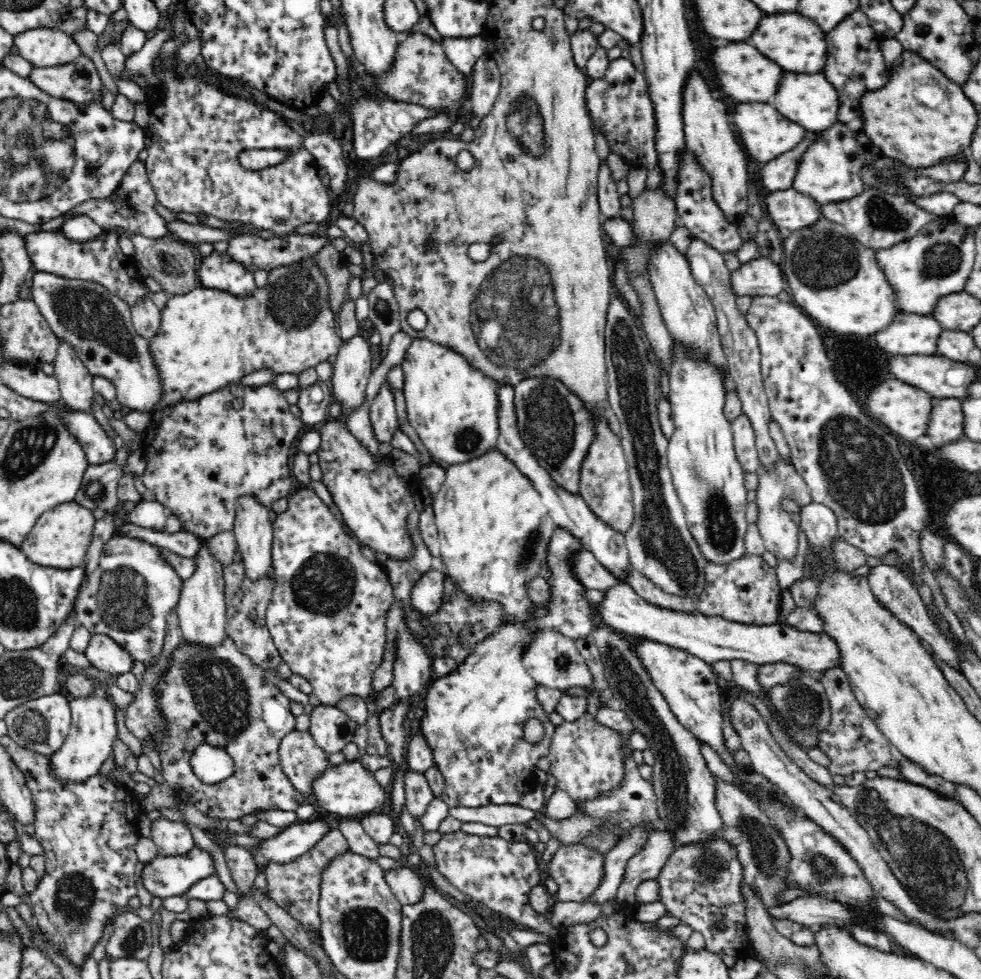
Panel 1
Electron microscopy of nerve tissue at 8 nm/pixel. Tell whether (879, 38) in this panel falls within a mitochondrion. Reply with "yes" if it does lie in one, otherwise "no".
no

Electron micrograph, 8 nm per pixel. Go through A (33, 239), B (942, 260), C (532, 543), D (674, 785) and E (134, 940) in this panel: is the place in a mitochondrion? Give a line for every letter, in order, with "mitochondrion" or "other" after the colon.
A: other
B: mitochondrion
C: mitochondrion
D: mitochondrion
E: mitochondrion

